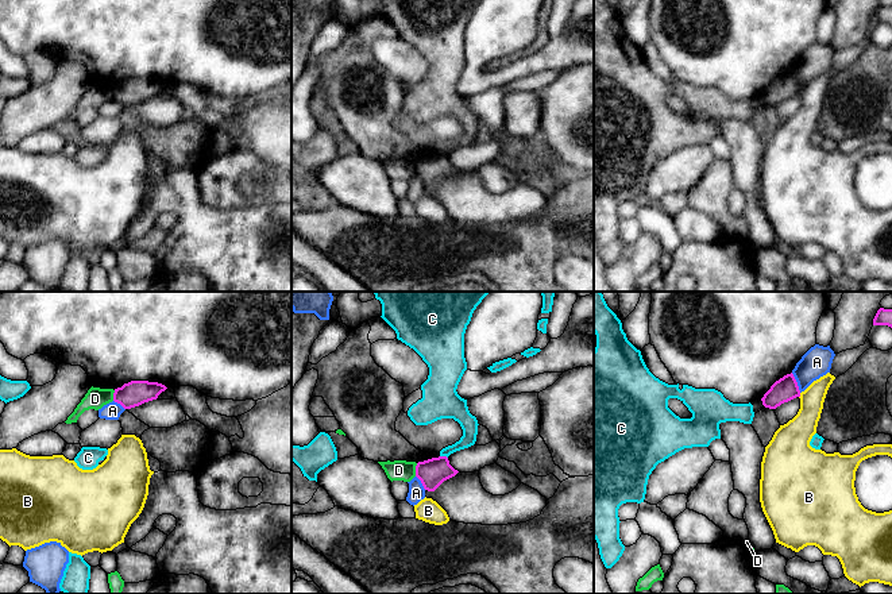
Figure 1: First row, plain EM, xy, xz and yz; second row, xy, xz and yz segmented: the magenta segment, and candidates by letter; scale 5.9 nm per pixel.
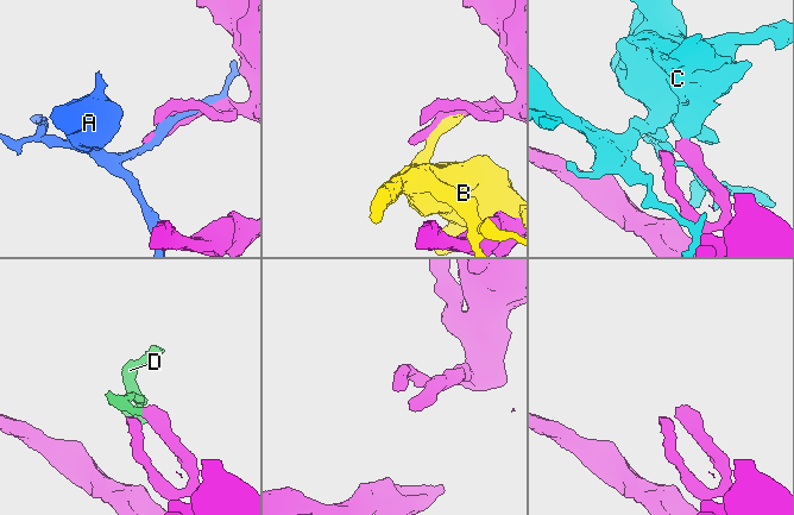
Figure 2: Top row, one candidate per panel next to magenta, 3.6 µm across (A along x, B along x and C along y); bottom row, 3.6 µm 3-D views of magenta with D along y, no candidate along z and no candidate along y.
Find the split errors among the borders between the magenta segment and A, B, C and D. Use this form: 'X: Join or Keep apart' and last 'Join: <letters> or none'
A: Keep apart
B: Keep apart
C: Keep apart
D: Keep apart
Join: none

